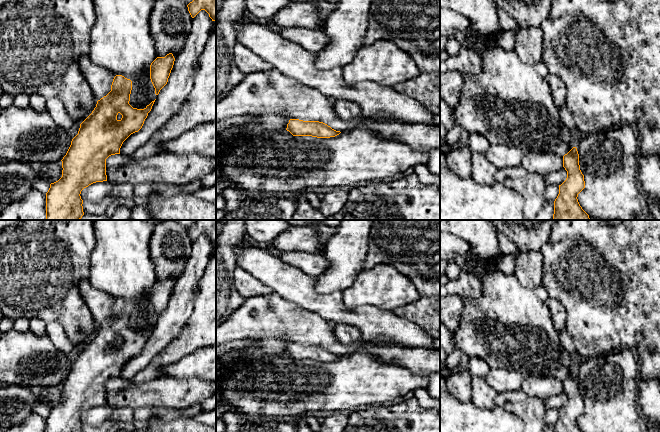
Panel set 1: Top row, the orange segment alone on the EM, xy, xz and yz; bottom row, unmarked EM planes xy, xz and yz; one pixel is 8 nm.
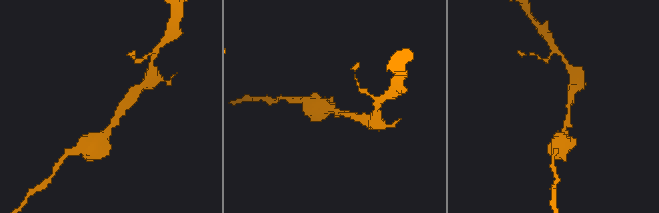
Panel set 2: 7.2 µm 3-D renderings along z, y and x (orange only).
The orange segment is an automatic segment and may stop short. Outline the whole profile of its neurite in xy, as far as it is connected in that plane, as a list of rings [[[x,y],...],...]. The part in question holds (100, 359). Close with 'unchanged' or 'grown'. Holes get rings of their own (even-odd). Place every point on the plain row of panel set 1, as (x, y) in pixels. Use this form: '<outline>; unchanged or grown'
[[[116,299],[111,315],[97,325],[92,337],[80,348],[78,358],[63,381],[62,401],[50,408],[46,417],[46,432],[83,432],[81,415],[96,406],[107,405],[106,383],[120,378],[123,366],[133,357],[138,356],[155,326],[152,325],[144,333],[133,332],[130,328],[132,305],[122,299]]]; unchanged

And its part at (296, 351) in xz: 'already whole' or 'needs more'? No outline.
already whole

